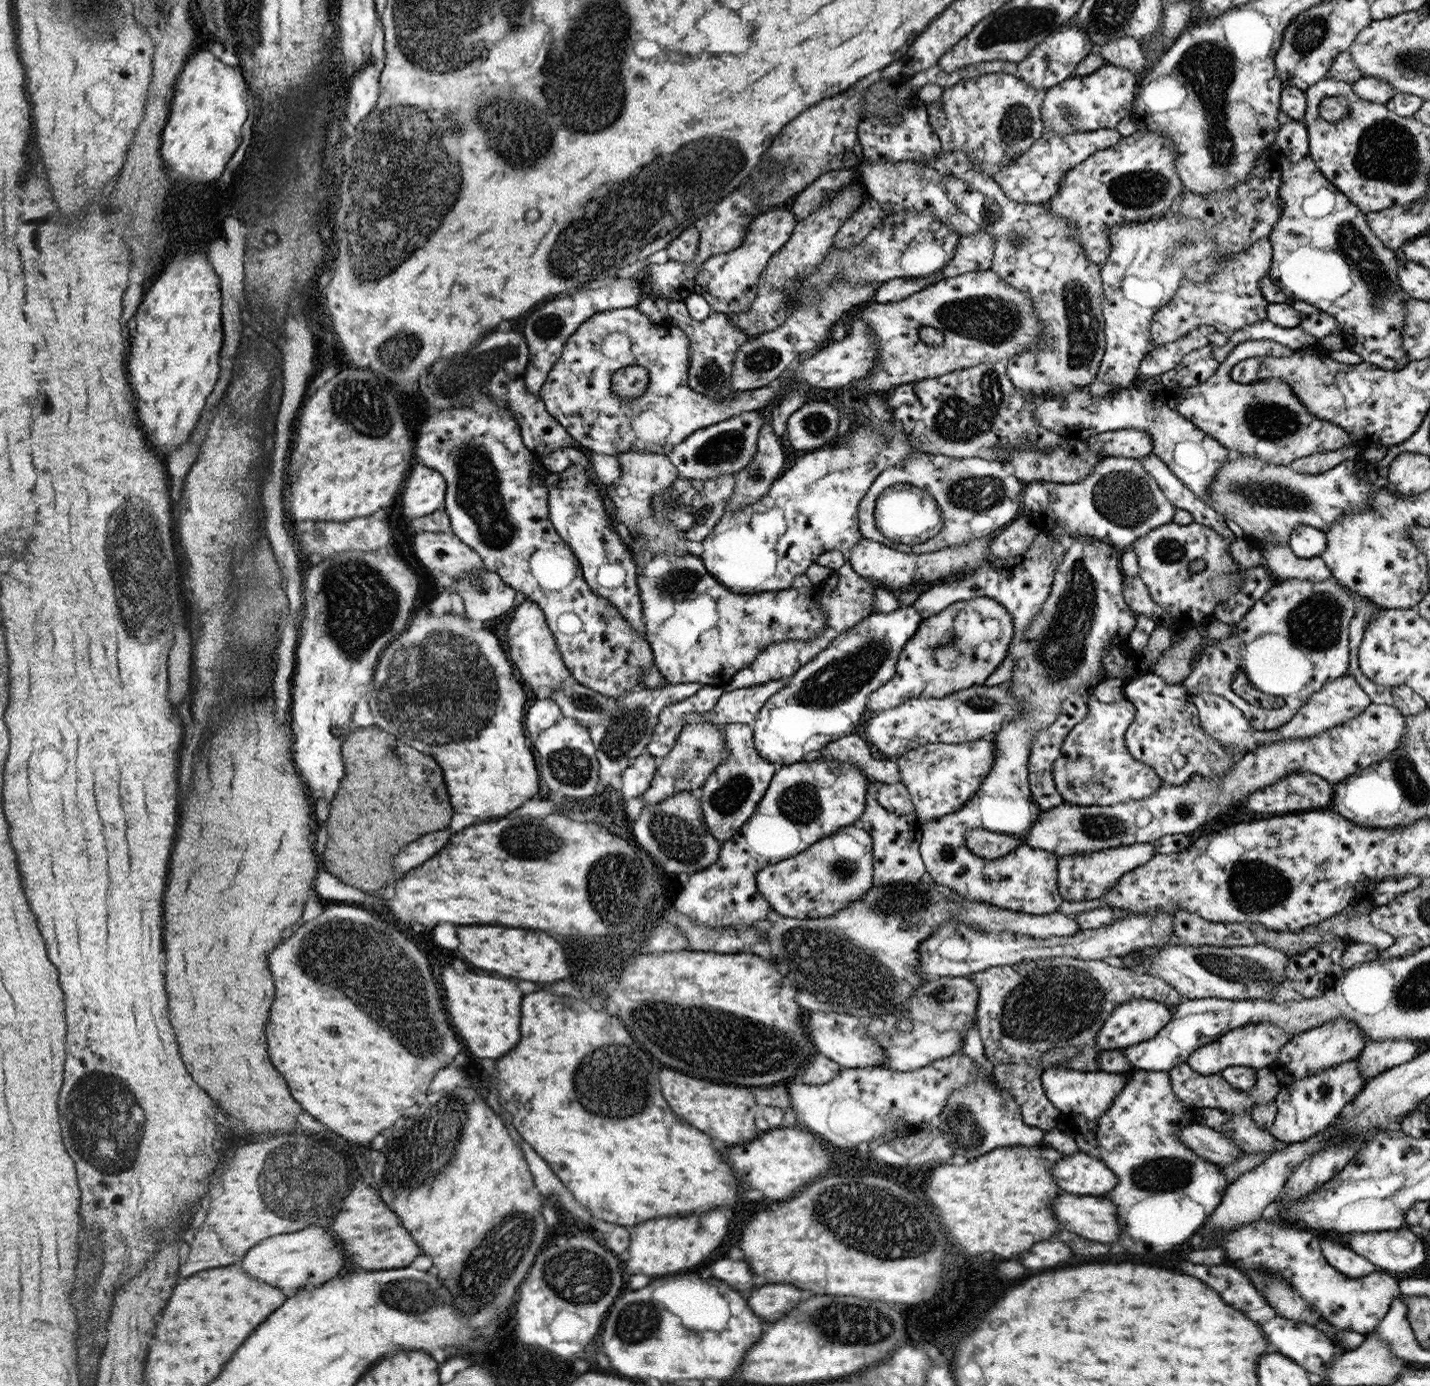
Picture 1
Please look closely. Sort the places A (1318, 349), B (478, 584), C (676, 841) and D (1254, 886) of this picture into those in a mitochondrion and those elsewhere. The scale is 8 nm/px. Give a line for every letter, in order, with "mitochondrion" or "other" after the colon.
A: other
B: mitochondrion
C: mitochondrion
D: mitochondrion

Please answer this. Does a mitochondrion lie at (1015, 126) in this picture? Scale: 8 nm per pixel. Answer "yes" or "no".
yes

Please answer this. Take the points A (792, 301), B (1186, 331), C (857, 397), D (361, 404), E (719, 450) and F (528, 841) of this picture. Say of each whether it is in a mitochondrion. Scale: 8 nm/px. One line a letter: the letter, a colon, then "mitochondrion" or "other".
A: other
B: other
C: other
D: mitochondrion
E: mitochondrion
F: mitochondrion

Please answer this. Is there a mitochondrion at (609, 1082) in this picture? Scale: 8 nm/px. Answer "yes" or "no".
yes

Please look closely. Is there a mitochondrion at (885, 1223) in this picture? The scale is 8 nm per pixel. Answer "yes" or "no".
yes

